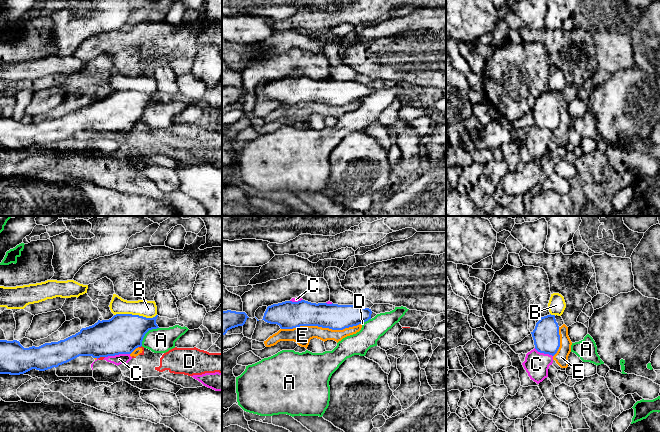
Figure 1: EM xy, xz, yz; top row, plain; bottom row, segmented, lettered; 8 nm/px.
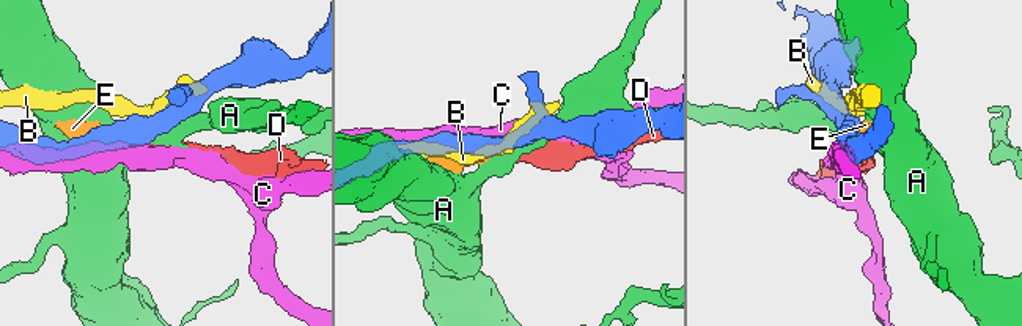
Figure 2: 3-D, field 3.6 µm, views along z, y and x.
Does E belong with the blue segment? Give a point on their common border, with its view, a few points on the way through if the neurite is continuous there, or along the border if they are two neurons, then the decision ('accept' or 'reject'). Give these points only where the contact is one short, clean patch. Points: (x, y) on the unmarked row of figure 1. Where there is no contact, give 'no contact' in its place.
contact xz (321, 102); reject

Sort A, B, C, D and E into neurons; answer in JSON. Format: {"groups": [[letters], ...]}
{"groups": [["A"], ["B"], ["C"], ["D", "E"]]}

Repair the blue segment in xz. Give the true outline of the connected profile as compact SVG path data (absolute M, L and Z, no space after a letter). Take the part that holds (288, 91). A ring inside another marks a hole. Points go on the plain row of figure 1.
M285 77L268 82L263 95L277 100L281 105L300 102L318 102L332 106L343 106L357 102L371 95L372 87L353 81Z

